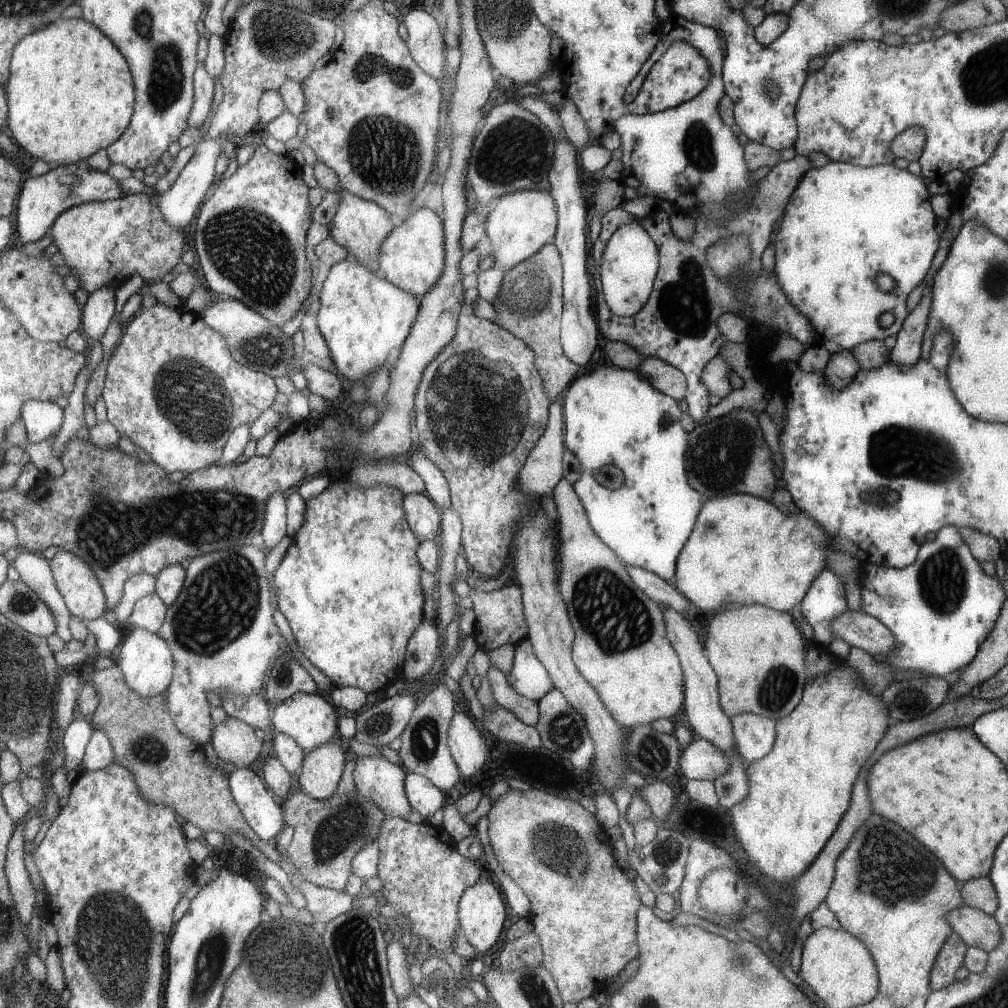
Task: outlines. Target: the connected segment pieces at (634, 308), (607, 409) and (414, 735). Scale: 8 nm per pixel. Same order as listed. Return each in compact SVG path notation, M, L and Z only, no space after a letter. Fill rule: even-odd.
M631 220L631 222L626 222L619 226L606 242L600 258L600 266L596 271L600 276L602 293L609 310L618 317L628 317L635 314L645 304L649 296L652 280L657 269L658 248L650 243L649 235L643 226L640 225L640 222Z
M597 365L591 372L588 370L571 382L563 396L562 413L566 425L567 450L580 464L579 478L572 486L586 510L590 525L625 566L651 571L672 582L678 554L686 544L699 509L702 508L699 494L687 484L685 450L688 432L679 423L682 412L677 407L677 401L655 390L637 371L615 365ZM603 466L615 466L621 470L624 479L619 488L609 490L595 481L595 472Z
M441 681L437 682L423 701L414 706L405 728L399 735L401 747L398 754L402 760L402 768L409 773L425 777L444 794L447 794L448 791L454 793L454 786L457 784L460 774L447 746L450 720L454 716L454 700L454 694L451 694Z

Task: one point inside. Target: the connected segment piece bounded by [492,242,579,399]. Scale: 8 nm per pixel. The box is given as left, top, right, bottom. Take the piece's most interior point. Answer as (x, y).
(529, 303)

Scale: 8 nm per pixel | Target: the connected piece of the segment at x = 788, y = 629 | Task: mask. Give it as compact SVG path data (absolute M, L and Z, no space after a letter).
M758 604L741 605L733 610L727 608L709 620L703 646L706 657L717 675L719 702L728 716L751 713L778 721L798 705L805 684L803 676L805 642L788 613Z

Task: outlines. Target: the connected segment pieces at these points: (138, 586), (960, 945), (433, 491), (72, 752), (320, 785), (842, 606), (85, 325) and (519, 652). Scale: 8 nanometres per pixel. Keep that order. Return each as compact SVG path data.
M137 573L126 582L122 601L114 608L117 627L124 629L126 620L134 611L137 601L156 592L157 579L158 577L147 573Z
M952 932L944 942L937 958L930 970L930 990L934 991L946 987L953 982L955 970L964 964L968 947L964 940Z
M420 449L406 457L410 467L421 477L424 484L423 493L431 498L431 502L440 509L449 509L451 506L447 481L441 471L425 456Z
M78 715L64 732L63 746L66 752L64 768L75 770L78 774L85 772L84 758L87 747L95 732L91 718Z
M321 745L305 753L298 782L301 790L311 798L324 801L338 786L345 756L337 746Z
M825 566L810 584L799 608L802 619L811 626L811 642L827 647L833 640L830 633L832 621L847 609L845 585Z
M106 287L90 294L83 307L82 330L92 342L102 342L115 312L115 287Z
M527 638L517 640L513 646L514 657L509 675L506 676L506 681L517 694L537 702L554 688L550 675L548 674L546 667L539 662L538 657L534 654L534 649Z

